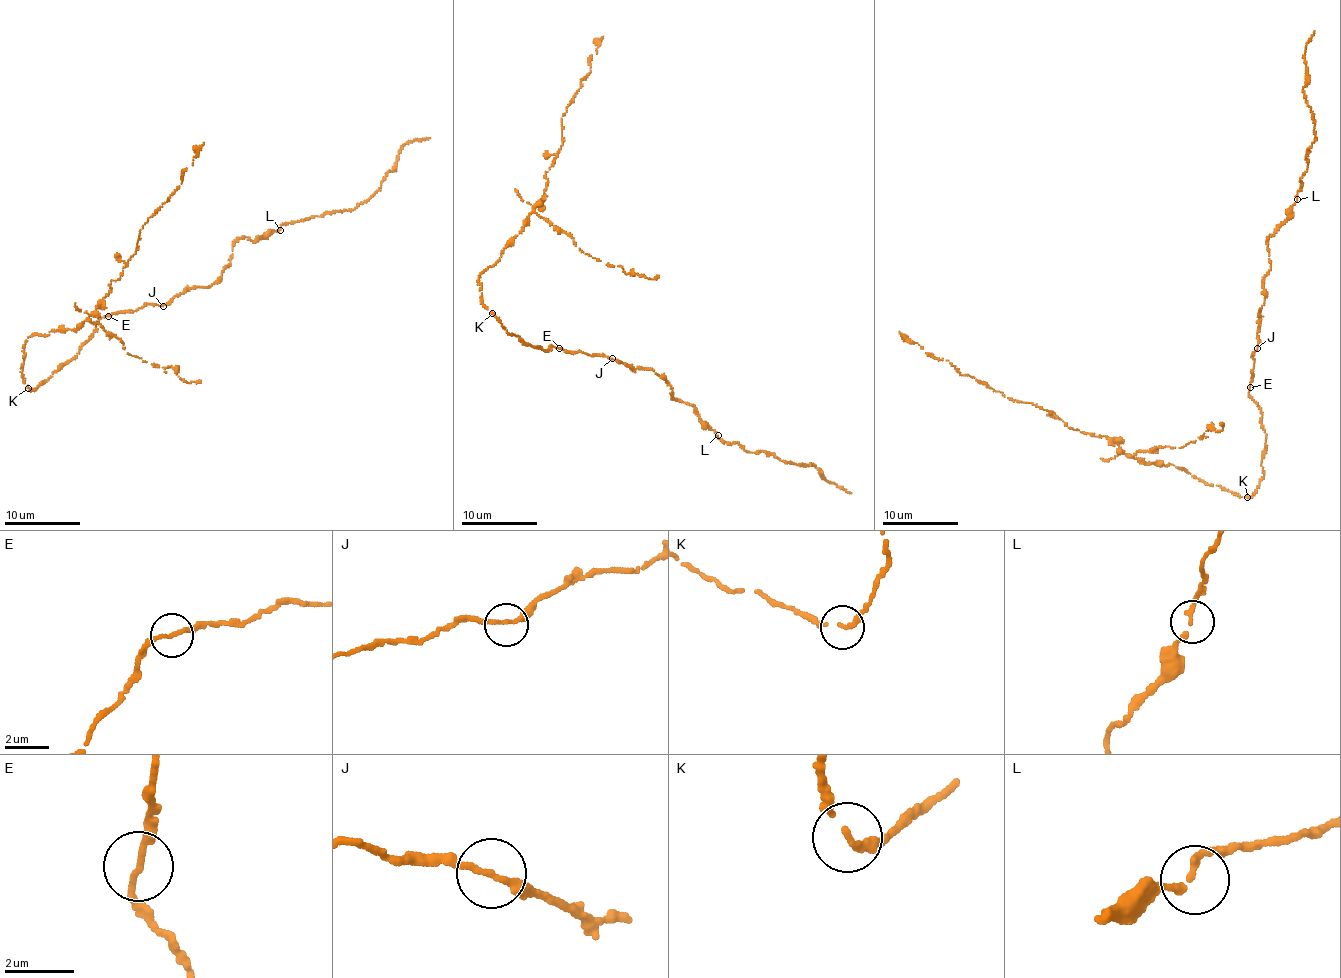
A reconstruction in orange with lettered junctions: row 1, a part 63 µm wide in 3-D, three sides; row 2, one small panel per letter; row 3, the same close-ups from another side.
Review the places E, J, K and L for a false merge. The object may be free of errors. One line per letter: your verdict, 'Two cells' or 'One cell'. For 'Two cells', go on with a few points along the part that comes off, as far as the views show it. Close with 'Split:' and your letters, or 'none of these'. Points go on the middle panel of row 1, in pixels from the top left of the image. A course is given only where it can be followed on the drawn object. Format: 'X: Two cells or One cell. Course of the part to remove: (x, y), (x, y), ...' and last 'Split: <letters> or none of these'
E: One cell
J: One cell
K: Two cells. Course of the part to remove: (491, 313), (478, 275), (541, 203), (545, 173), (562, 145), (561, 118), (603, 37)
L: One cell
Split: K

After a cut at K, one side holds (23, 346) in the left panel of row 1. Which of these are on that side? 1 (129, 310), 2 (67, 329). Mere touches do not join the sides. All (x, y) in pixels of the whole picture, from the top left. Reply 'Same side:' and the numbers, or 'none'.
Same side: 2

